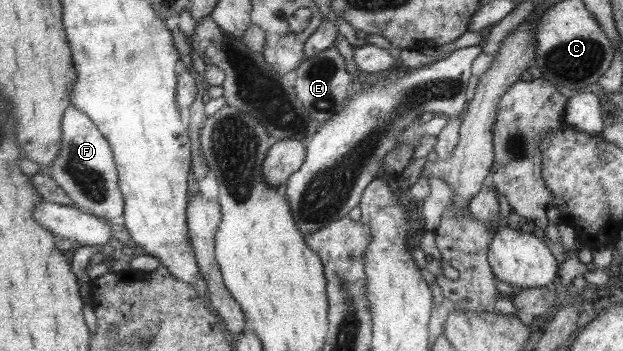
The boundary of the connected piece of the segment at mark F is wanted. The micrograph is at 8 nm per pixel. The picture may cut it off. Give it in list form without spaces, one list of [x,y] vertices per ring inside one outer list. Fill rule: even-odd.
[[[73,106],[65,112],[63,133],[60,156],[49,167],[48,174],[73,197],[78,208],[104,220],[120,221],[122,194],[118,190],[117,172],[108,142],[92,123],[92,118]]]

